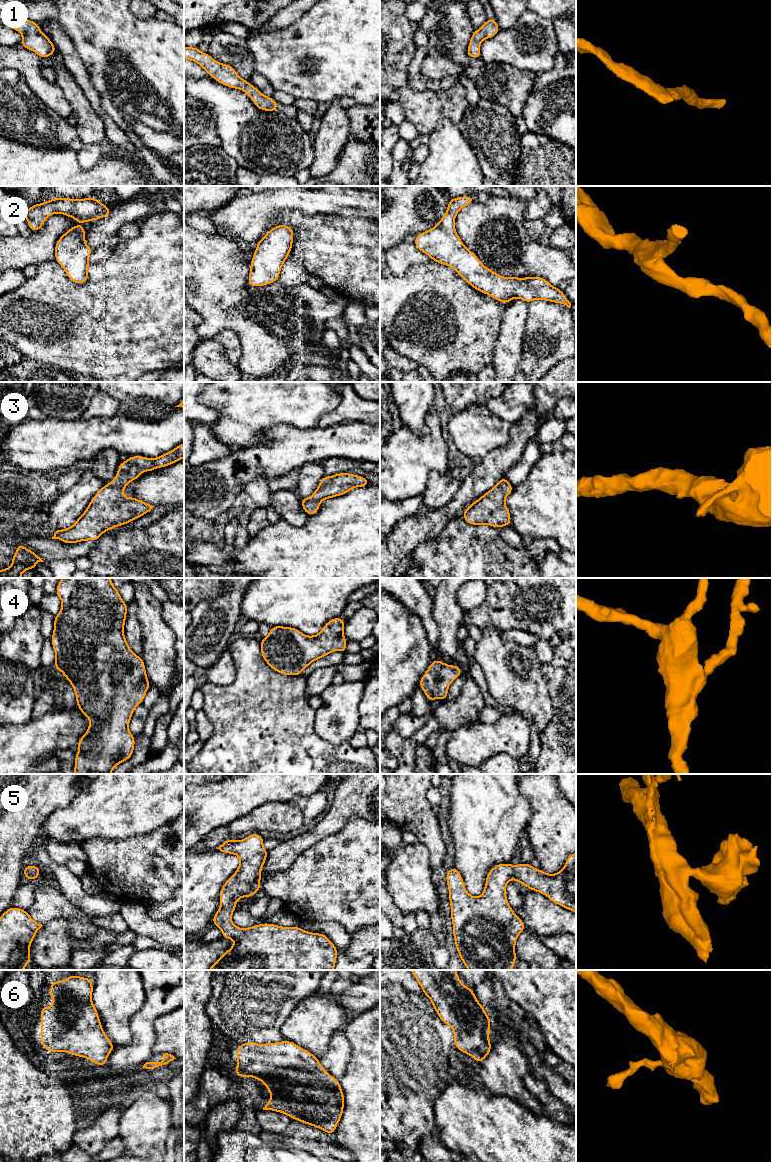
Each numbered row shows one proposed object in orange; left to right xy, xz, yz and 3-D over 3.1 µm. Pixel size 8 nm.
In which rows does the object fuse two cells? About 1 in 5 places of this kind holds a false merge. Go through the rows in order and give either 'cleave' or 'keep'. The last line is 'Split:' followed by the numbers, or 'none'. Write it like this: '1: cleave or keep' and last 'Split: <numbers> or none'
1: keep
2: keep
3: keep
4: keep
5: keep
6: keep
Split: none

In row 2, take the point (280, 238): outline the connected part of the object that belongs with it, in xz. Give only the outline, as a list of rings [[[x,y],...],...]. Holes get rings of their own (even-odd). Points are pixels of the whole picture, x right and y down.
[[[280,224],[268,230],[258,241],[250,264],[250,287],[265,286],[278,281],[281,268],[291,253],[293,237],[293,229]]]

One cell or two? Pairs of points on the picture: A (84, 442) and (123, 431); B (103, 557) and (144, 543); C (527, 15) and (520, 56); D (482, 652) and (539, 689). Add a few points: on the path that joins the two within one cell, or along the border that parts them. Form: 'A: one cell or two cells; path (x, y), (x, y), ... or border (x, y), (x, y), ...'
A: one cell; path (94, 435), (98, 433), (113, 433)
B: one cell; path (113, 557), (132, 555), (134, 553)
C: one cell; path (544, 26), (547, 27), (546, 42), (530, 45)
D: one cell; path (496, 660), (525, 689)

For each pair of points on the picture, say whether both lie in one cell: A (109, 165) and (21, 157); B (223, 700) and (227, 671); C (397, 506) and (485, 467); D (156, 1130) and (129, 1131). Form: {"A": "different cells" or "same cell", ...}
{"A": "same cell", "B": "different cells", "C": "different cells", "D": "same cell"}

